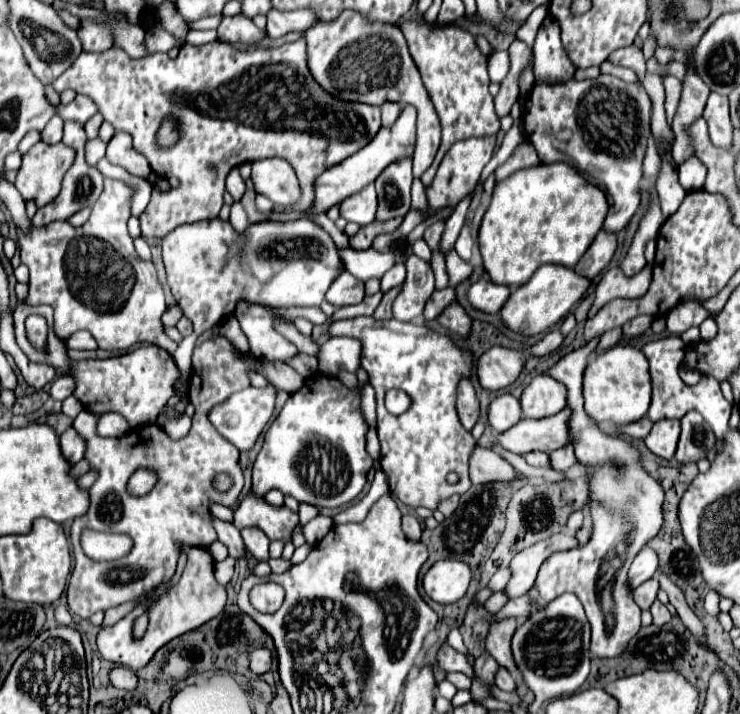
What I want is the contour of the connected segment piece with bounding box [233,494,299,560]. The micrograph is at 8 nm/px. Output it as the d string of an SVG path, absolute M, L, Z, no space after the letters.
M253 494L241 500L237 514L235 514L235 528L243 530L247 526L261 528L271 540L285 540L283 558L291 560L295 546L291 544L291 532L299 524L297 514L293 514L289 508L273 508L265 500L257 500Z

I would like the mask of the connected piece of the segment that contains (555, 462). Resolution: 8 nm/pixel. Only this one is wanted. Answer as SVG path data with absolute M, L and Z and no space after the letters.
M565 444L563 448L553 450L553 452L549 454L549 460L551 460L551 466L553 466L555 470L561 470L561 472L569 470L569 468L577 462L575 456L573 456L573 446L571 446L571 444Z

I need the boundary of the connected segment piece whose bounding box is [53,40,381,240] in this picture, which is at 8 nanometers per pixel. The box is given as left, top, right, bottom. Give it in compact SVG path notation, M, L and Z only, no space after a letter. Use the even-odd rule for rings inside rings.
M219 40L203 46L183 44L175 60L167 54L151 54L143 60L133 60L117 46L101 54L81 52L73 66L69 66L69 70L53 82L53 88L57 92L72 89L89 96L99 104L103 118L113 124L115 130L123 130L133 136L133 146L147 156L157 176L177 176L181 180L181 186L171 190L171 194L153 196L149 208L139 216L143 236L159 240L177 226L217 218L223 206L227 174L239 164L263 160L265 156L287 158L297 172L301 186L301 198L293 206L275 206L275 210L279 214L287 214L307 208L313 202L313 180L325 168L339 164L345 156L351 156L361 150L361 146L369 144L381 128L381 110L377 106L339 100L315 82L307 68L305 40L283 44L279 48L253 46L247 50L235 50ZM165 118L175 118L181 124L181 138L169 148L161 148L157 144L157 132Z

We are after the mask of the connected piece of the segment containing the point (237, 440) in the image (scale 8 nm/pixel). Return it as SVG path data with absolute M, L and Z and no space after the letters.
M269 384L265 390L247 388L241 392L231 394L225 402L217 404L208 414L208 419L221 436L225 437L239 452L247 452L255 446L255 442L264 430L273 414L275 404L275 388Z

